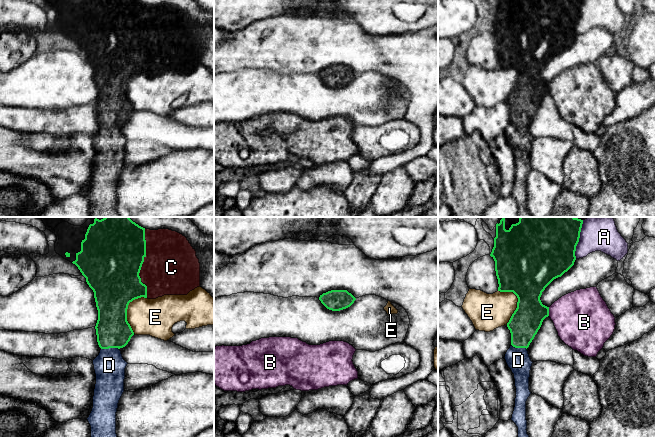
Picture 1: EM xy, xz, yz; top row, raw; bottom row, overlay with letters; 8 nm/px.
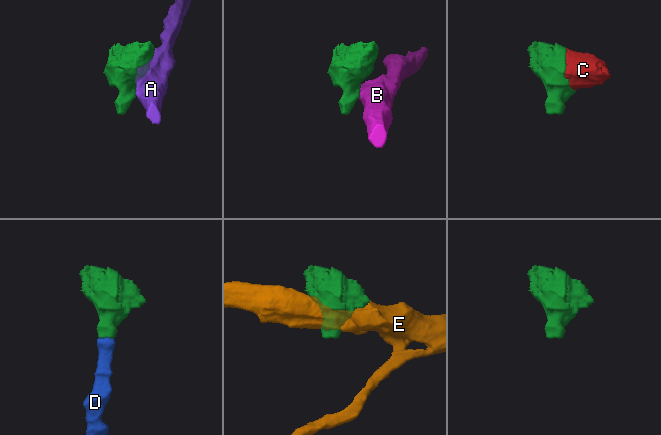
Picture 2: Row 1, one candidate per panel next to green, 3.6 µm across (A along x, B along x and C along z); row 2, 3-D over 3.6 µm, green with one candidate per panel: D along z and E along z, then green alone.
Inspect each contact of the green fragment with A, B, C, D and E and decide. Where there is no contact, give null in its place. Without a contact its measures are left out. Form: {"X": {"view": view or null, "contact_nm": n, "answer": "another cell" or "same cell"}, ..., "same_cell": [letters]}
{"A": {"view": "yz", "contact_nm": 320, "answer": "another cell"}, "B": {"view": "yz", "contact_nm": 70, "answer": "another cell"}, "C": {"view": "xy", "contact_nm": 550, "answer": "same cell"}, "D": {"view": "xy", "contact_nm": 140, "answer": "same cell"}, "E": {"view": "xy", "contact_nm": 320, "answer": "another cell"}, "same_cell": ["C", "D"]}

